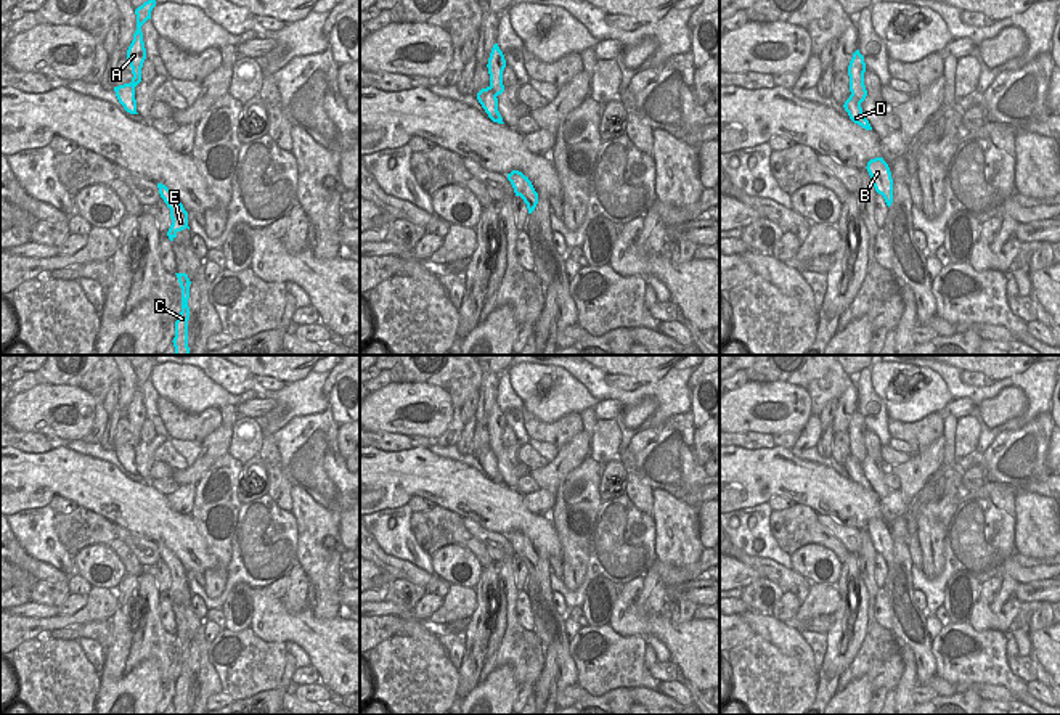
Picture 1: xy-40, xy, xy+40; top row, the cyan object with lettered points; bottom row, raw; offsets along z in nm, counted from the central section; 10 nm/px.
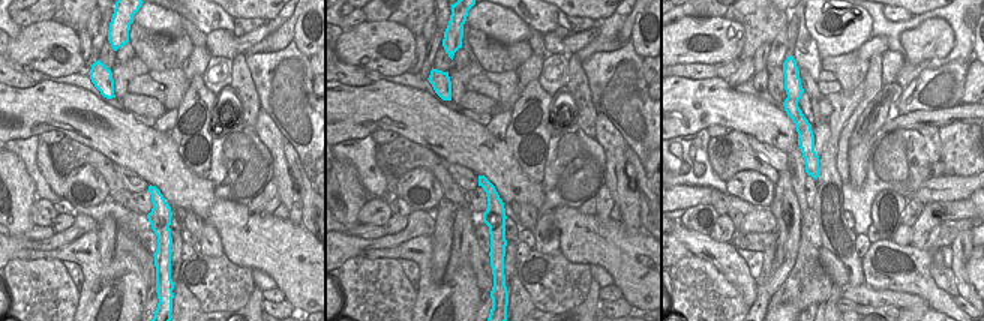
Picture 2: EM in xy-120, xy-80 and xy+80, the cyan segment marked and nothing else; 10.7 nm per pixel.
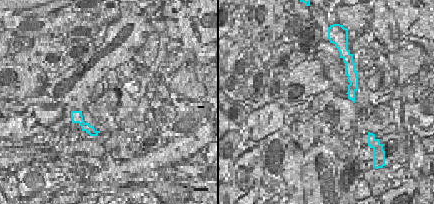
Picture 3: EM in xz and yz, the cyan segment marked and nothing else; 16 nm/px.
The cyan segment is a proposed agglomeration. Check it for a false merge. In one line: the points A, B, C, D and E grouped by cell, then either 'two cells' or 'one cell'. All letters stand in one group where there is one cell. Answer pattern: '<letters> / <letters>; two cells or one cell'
A / B C D E; two cells

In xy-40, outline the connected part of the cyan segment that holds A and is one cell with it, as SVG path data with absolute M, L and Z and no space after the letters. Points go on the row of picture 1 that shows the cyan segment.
M148 0L145 2L141 6L138 6L135 10L137 14L137 31L133 34L133 40L127 50L127 59L130 63L132 67L132 85L137 87L141 82L141 67L143 63L146 59L146 48L145 48L145 42L143 42L143 32L141 32L141 26L151 19L151 11L156 6L156 0Z

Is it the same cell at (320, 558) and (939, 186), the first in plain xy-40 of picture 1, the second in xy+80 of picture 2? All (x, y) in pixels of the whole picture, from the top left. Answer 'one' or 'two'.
two

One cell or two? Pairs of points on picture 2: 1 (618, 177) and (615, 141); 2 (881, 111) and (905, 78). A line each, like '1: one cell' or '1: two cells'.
1: one cell
2: two cells

